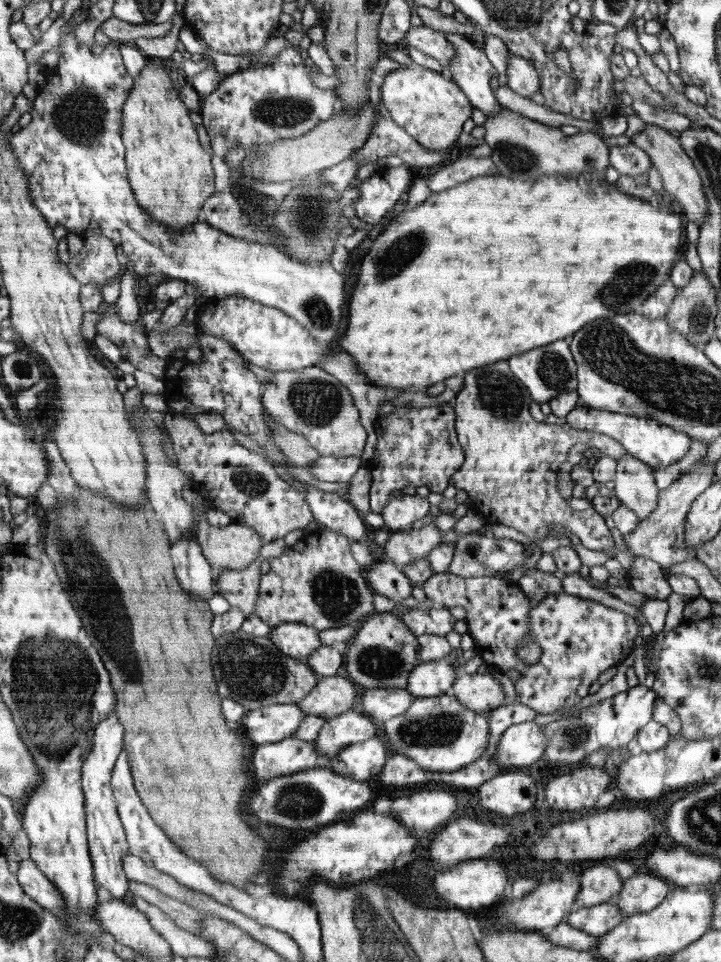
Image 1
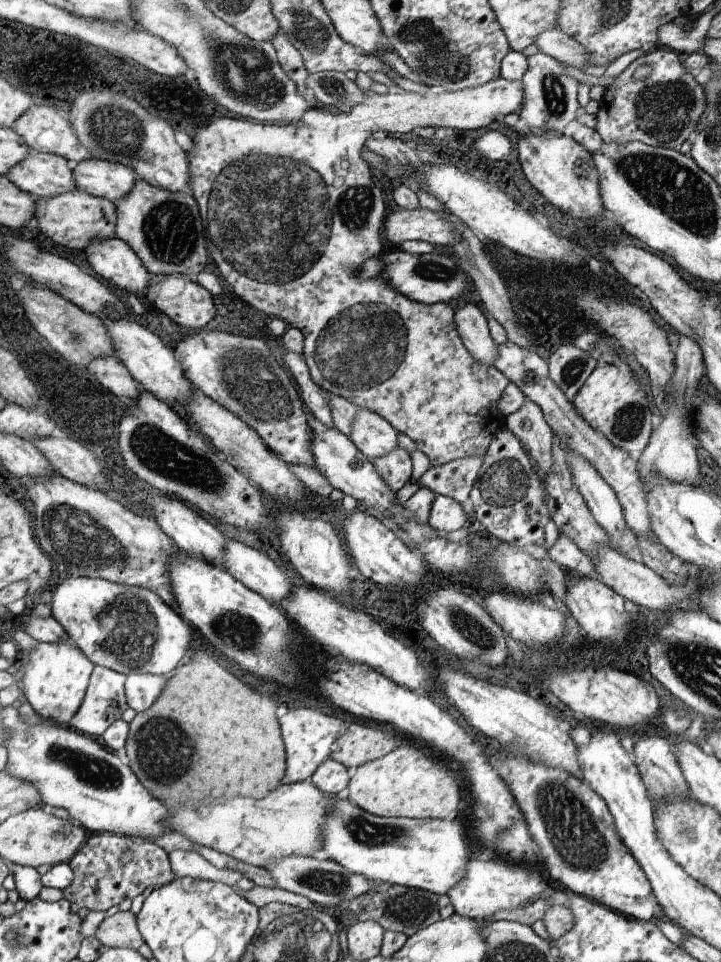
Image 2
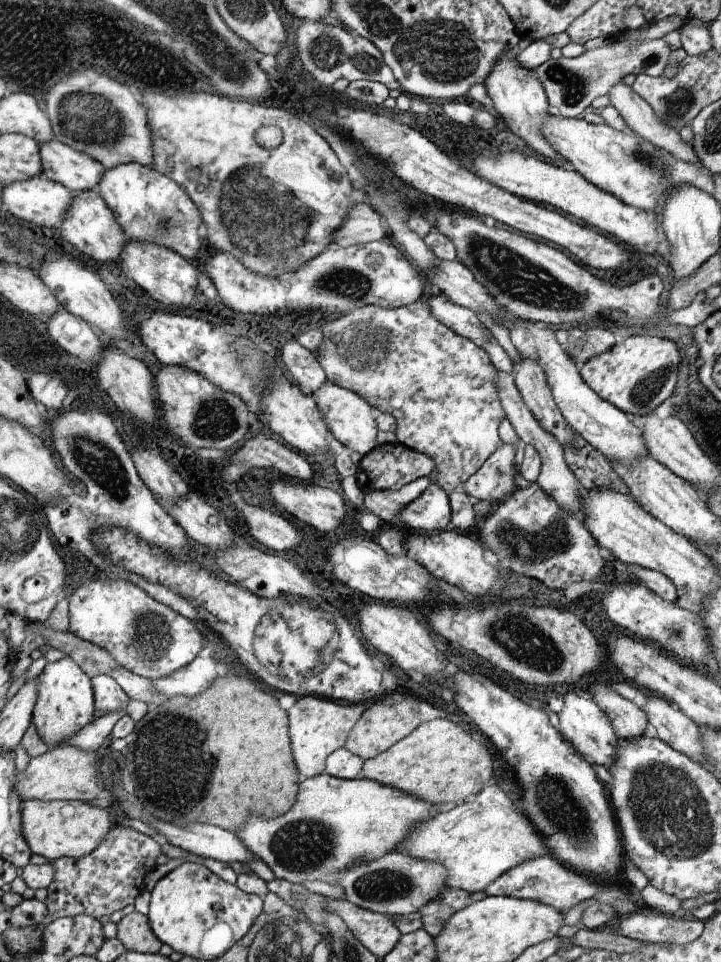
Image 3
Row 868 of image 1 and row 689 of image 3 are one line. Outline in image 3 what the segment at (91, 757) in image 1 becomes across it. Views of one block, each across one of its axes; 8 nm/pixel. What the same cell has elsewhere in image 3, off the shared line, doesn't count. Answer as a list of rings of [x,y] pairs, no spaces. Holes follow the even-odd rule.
[[[98,675],[92,679],[92,683],[96,708],[102,708],[98,714],[126,710],[130,698],[114,678],[110,675]]]

